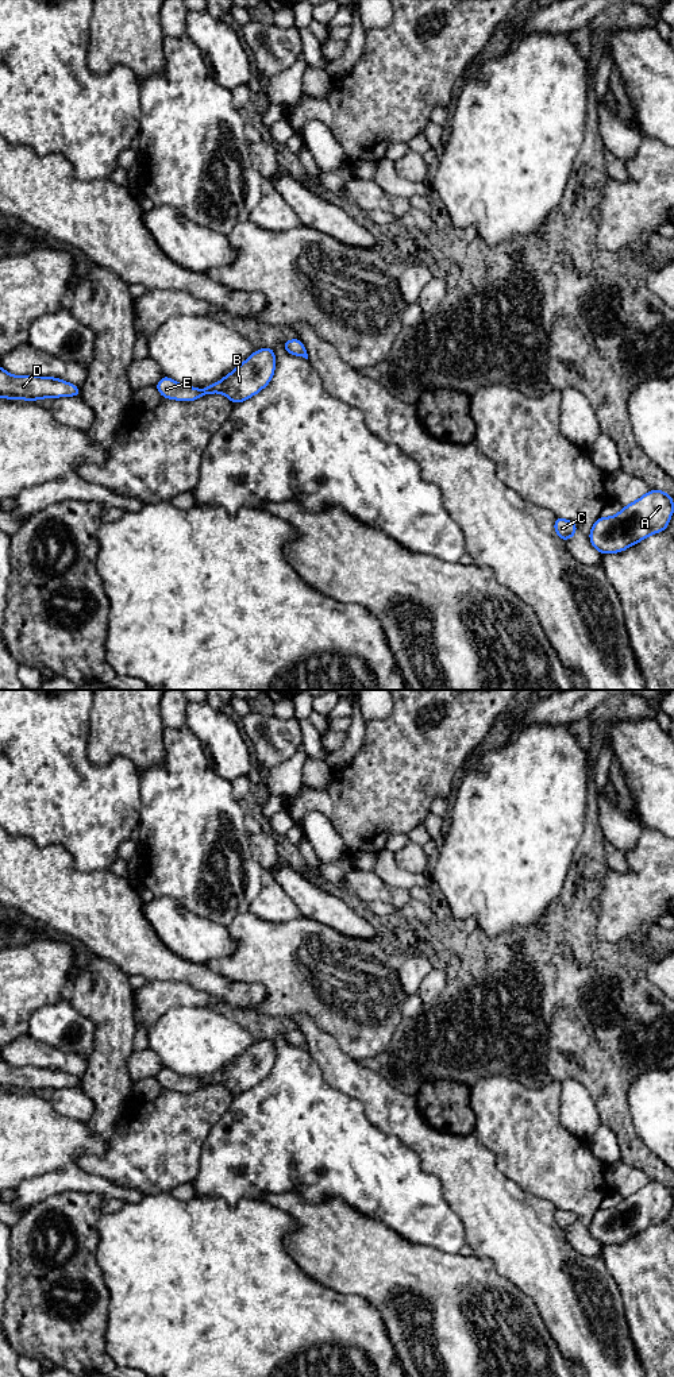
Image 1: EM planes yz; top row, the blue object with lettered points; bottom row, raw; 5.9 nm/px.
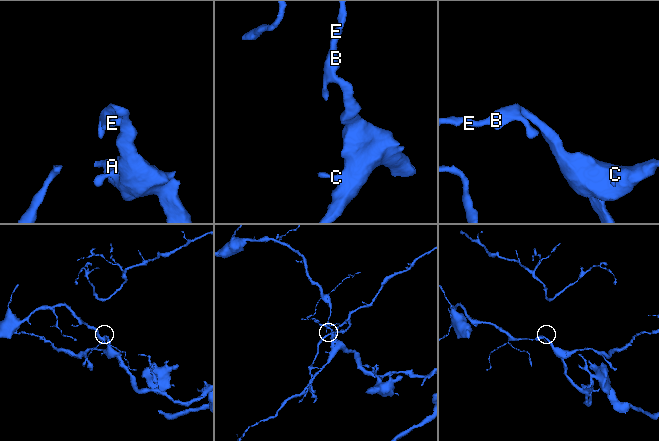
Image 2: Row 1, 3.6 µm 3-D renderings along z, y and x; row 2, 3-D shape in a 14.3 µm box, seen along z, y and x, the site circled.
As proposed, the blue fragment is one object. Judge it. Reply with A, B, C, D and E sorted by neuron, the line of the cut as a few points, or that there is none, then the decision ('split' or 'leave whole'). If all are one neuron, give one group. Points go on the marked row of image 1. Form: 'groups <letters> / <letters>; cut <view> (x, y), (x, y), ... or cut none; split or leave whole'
groups A B C D E; cut none; leave whole

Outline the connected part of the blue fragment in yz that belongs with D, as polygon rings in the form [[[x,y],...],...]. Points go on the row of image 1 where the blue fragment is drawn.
[[[0,366],[0,398],[36,401],[73,396],[81,396],[81,390],[73,383],[32,374],[16,377]]]

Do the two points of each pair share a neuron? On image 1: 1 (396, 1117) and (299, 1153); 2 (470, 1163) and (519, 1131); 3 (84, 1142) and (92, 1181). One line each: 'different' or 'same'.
1: different
2: different
3: different

